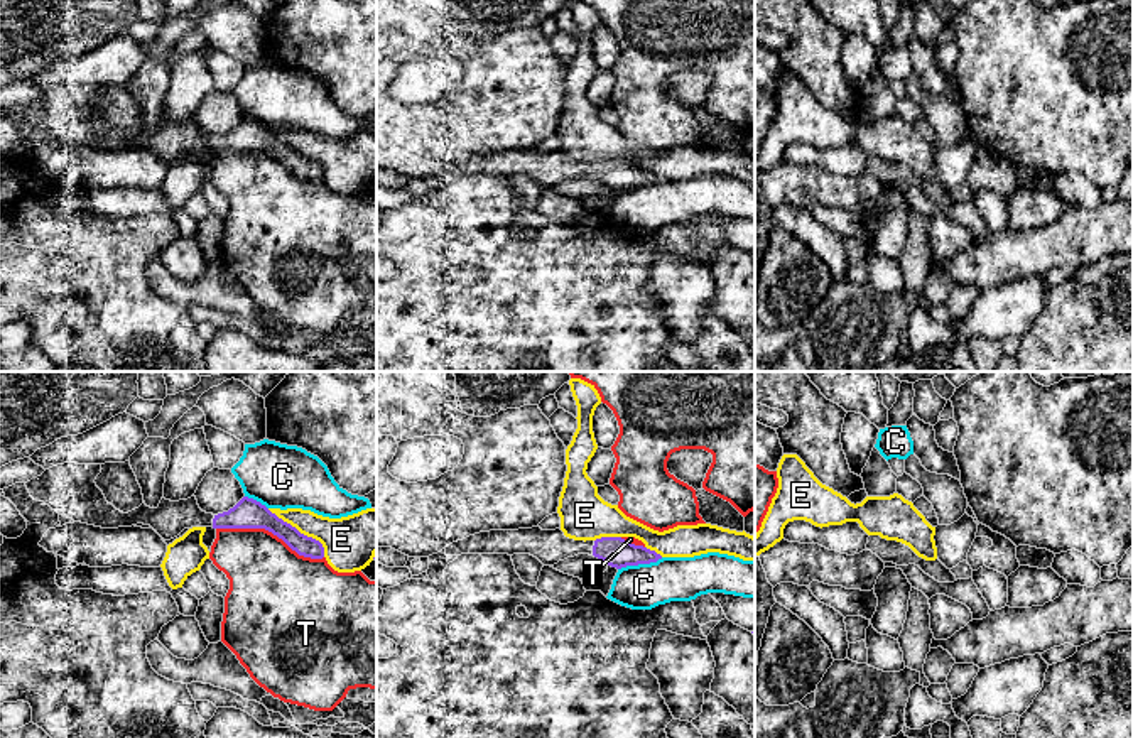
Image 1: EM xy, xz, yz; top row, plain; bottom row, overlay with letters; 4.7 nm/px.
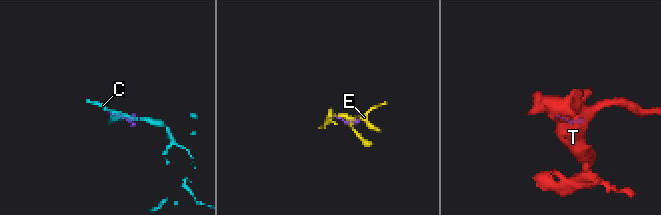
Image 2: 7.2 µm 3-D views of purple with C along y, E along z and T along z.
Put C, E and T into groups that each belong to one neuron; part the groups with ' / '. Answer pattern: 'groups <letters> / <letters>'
groups C / E / T

